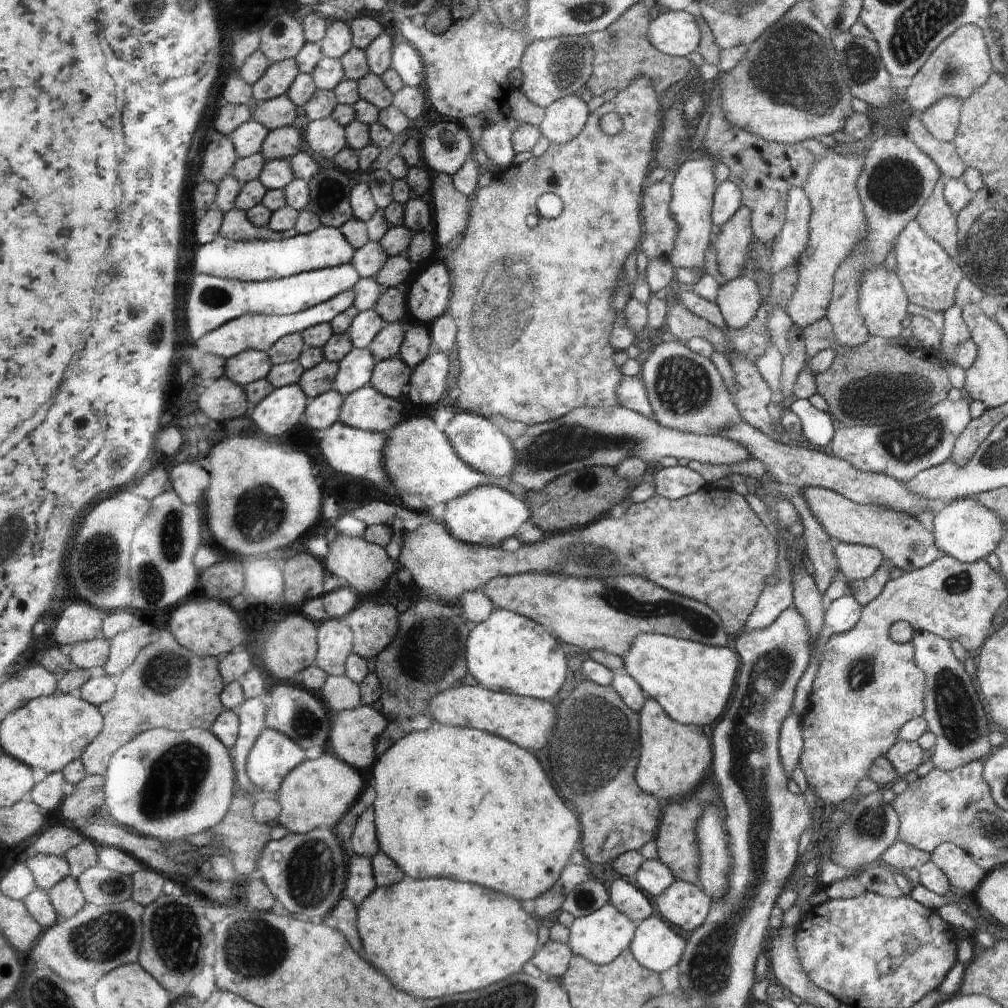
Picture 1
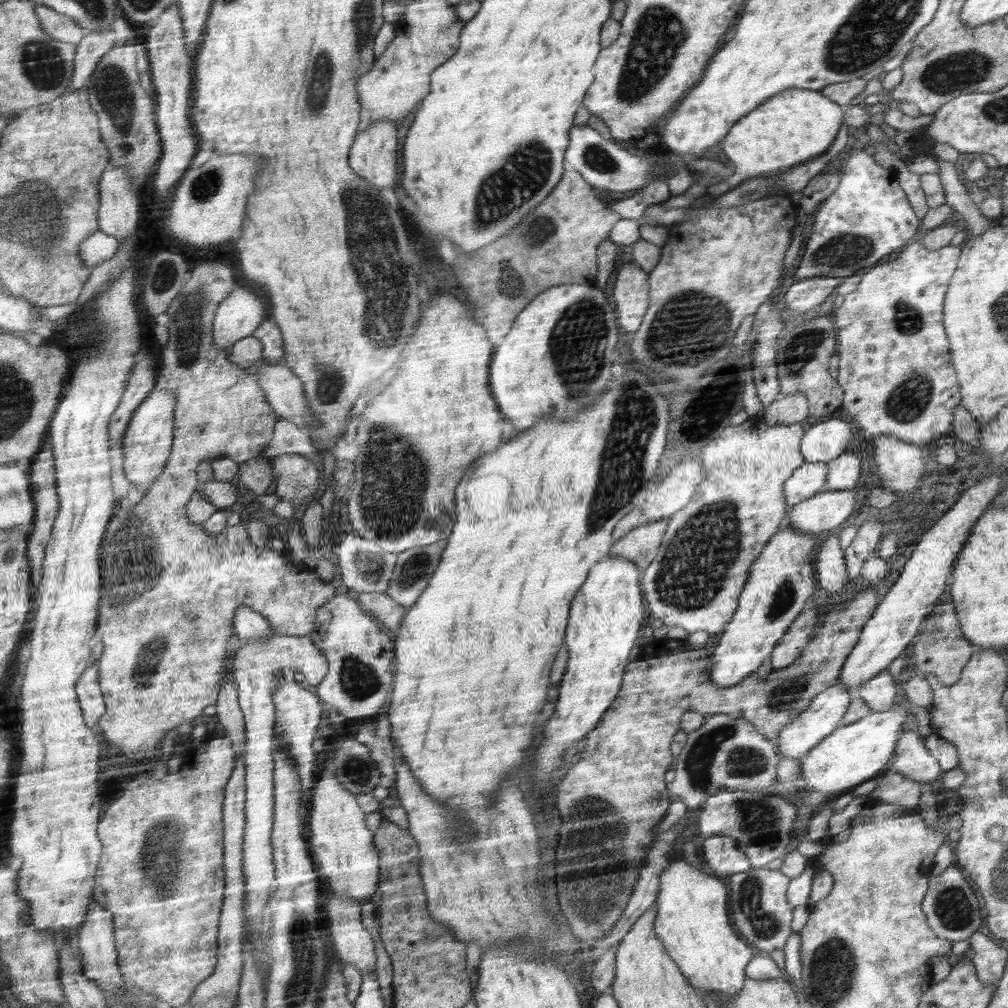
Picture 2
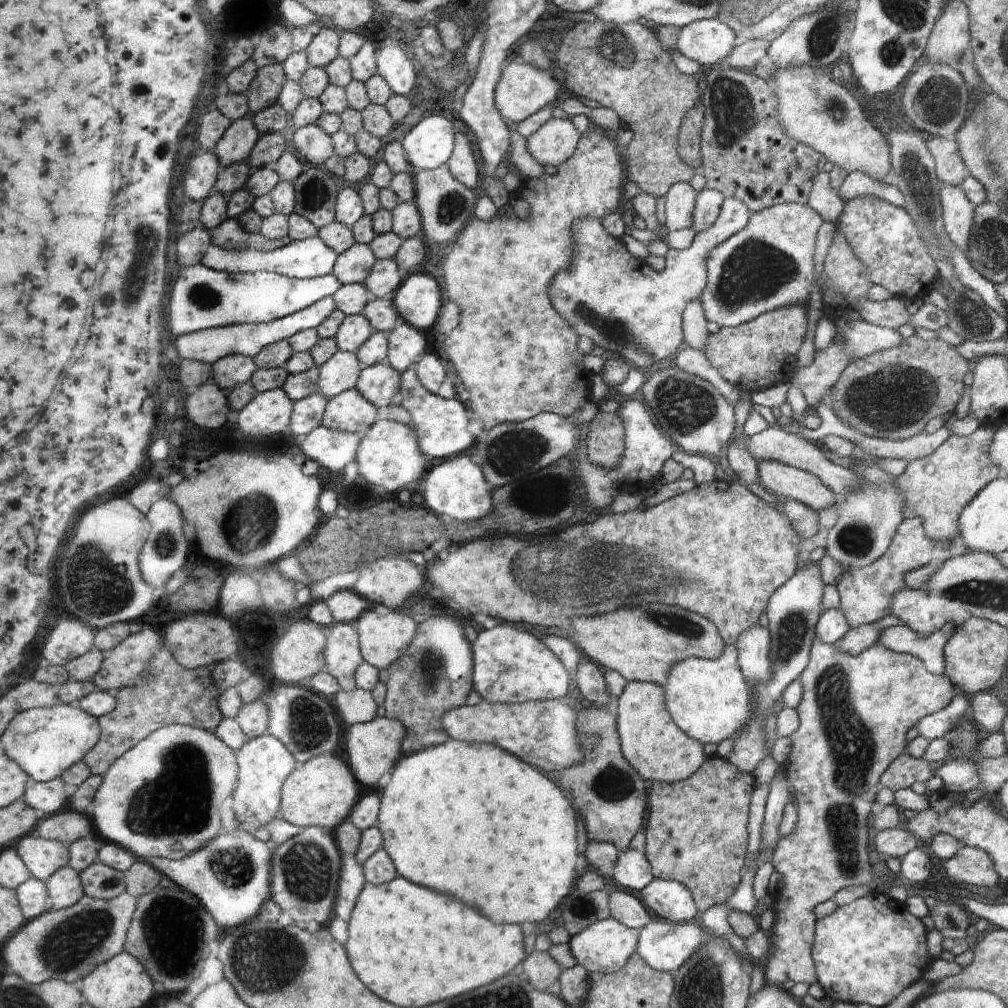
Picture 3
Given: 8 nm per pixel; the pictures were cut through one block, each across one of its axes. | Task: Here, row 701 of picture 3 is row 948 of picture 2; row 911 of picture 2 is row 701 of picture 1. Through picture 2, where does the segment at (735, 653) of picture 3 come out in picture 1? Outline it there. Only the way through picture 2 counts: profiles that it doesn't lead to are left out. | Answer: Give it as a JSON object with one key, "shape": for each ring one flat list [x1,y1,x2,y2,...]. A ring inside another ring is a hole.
{"shape":[[656,633,636,637,623,660,624,672,638,682,645,695,656,699,676,722,685,725,704,726,718,720,732,694,738,668,738,658,731,647,718,648]]}

